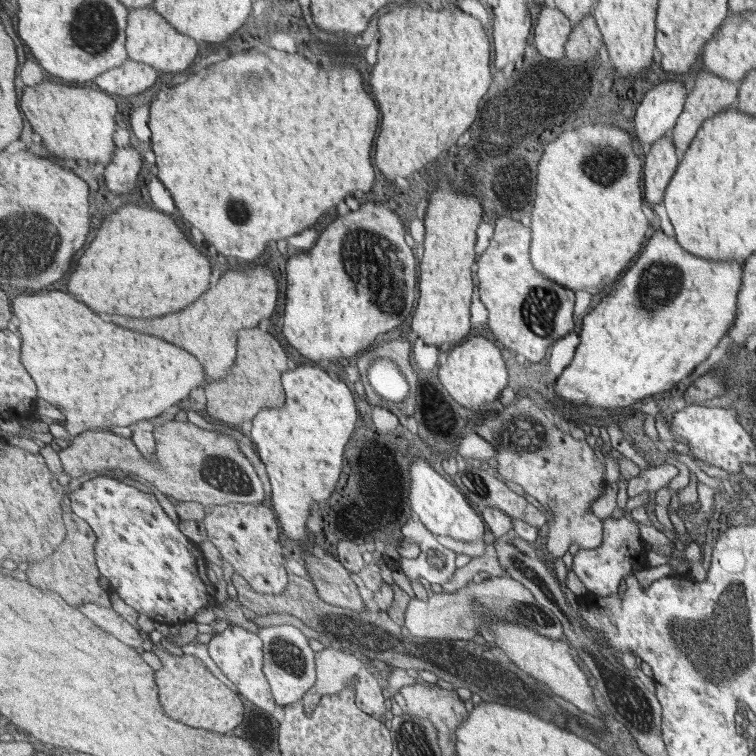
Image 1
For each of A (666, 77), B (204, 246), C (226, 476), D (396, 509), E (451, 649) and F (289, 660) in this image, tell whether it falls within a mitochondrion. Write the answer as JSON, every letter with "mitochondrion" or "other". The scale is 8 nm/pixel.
{"A":"other","B":"other","C":"mitochondrion","D":"other","E":"other","F":"mitochondrion"}

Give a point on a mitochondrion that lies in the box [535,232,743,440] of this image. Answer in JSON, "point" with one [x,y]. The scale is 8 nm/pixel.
{"point":[654,290]}

